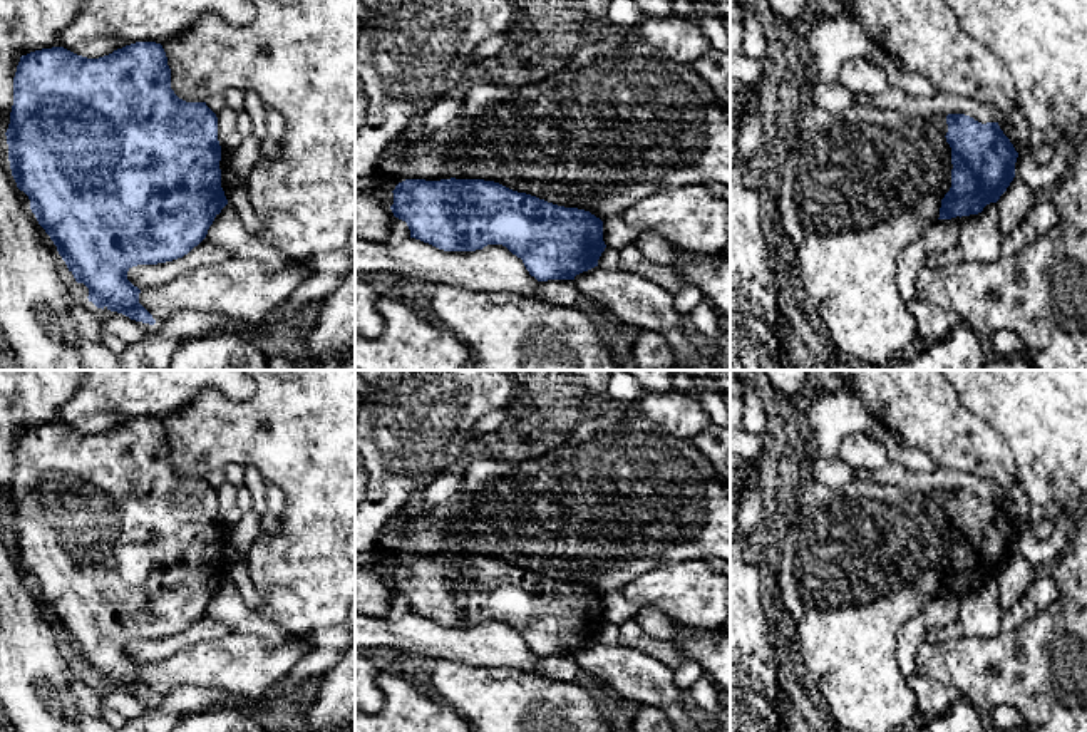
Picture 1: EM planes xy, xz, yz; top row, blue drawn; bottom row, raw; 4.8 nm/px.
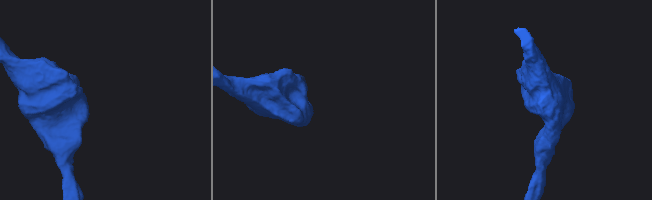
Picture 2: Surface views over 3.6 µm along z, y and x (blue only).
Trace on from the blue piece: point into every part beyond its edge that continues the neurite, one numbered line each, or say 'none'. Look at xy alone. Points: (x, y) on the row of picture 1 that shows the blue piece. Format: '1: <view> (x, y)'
none

